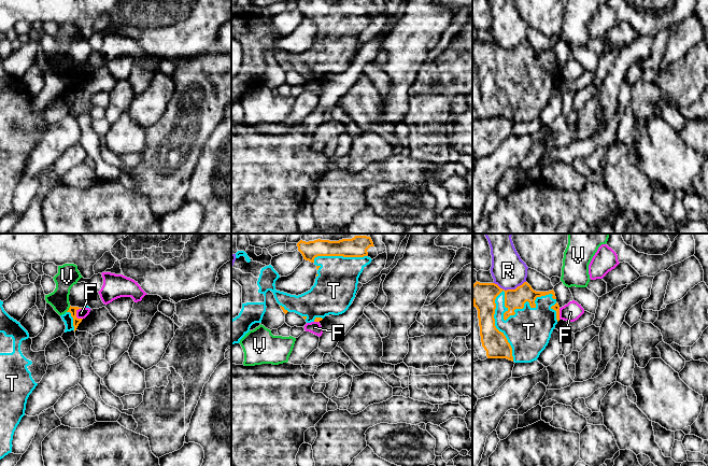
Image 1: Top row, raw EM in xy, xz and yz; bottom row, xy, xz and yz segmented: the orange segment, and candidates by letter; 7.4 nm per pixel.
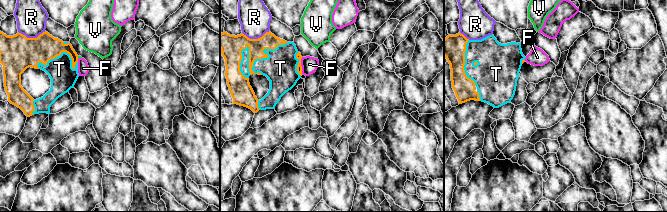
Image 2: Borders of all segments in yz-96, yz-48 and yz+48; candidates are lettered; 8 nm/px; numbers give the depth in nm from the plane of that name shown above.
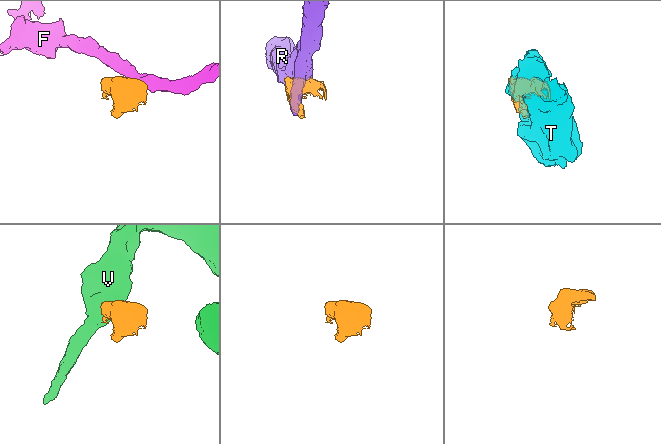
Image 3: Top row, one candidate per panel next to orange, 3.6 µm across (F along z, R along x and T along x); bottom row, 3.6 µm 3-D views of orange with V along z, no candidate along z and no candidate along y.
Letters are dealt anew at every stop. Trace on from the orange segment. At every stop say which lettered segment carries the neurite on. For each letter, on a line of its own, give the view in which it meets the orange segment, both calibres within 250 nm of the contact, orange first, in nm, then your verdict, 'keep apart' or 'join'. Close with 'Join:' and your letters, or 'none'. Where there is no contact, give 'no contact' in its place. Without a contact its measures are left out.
F: meets orange in xy; 60 nm thick on the orange side, 80 nm on the other; keep apart
R: meets orange in yz; 180 nm thick on the orange side, 260 nm on the other; keep apart
T: meets orange in yz; 180 nm thick on the orange side, 240 nm on the other; join
V: meets orange in xy; 60 nm thick on the orange side, 160 nm on the other; keep apart
Join: T

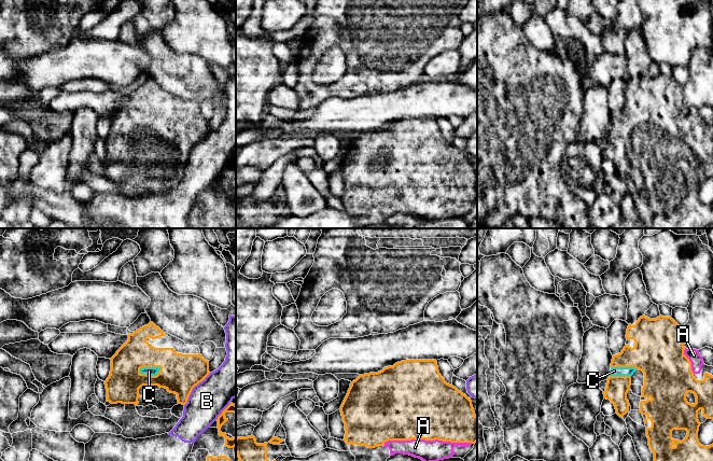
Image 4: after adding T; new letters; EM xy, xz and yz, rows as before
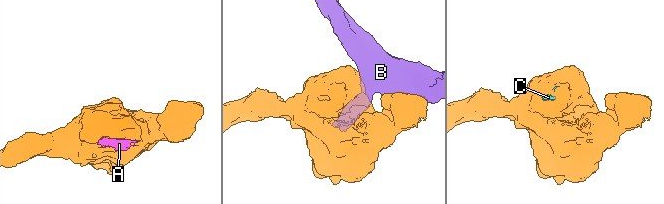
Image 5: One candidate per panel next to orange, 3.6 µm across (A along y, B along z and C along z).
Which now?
A: meets orange in xz; 500 nm thick on the orange side, 160 nm on the other; join
B: meets orange in xy; 300 nm thick on the orange side, 280 nm on the other; keep apart
C: meets orange in xy; 300 nm thick on the orange side, 60 nm on the other; join
Join: A, C

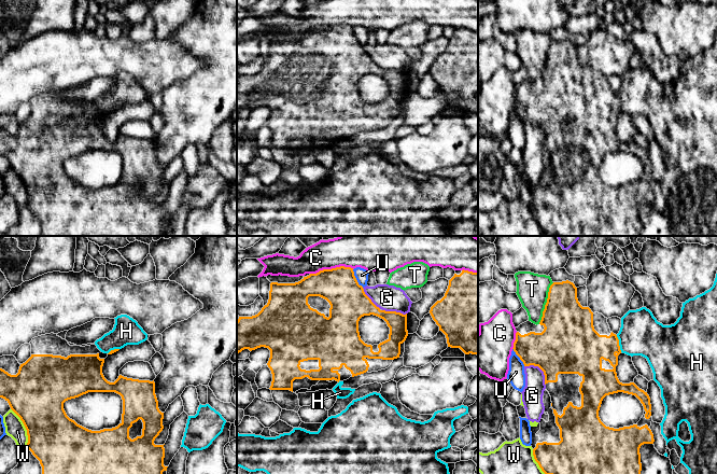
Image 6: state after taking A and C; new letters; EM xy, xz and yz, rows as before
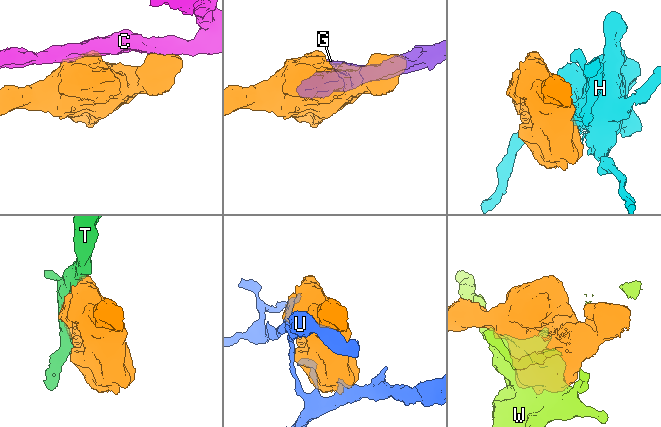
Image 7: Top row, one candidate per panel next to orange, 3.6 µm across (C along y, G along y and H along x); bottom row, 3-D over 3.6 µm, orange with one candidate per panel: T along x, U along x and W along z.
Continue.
C: meets orange in xz; 280 nm thick on the orange side, 300 nm on the other; keep apart
G: meets orange in yz; 420 nm thick on the orange side, 160 nm on the other; keep apart
H: meets orange in yz; 300 nm thick on the orange side, 320 nm on the other; keep apart
T: meets orange in yz; 360 nm thick on the orange side, 240 nm on the other; keep apart
U: meets orange in xz; 280 nm thick on the orange side, 100 nm on the other; keep apart
W: meets orange in xy; 420 nm thick on the orange side, 140 nm on the other; keep apart
Join: none

